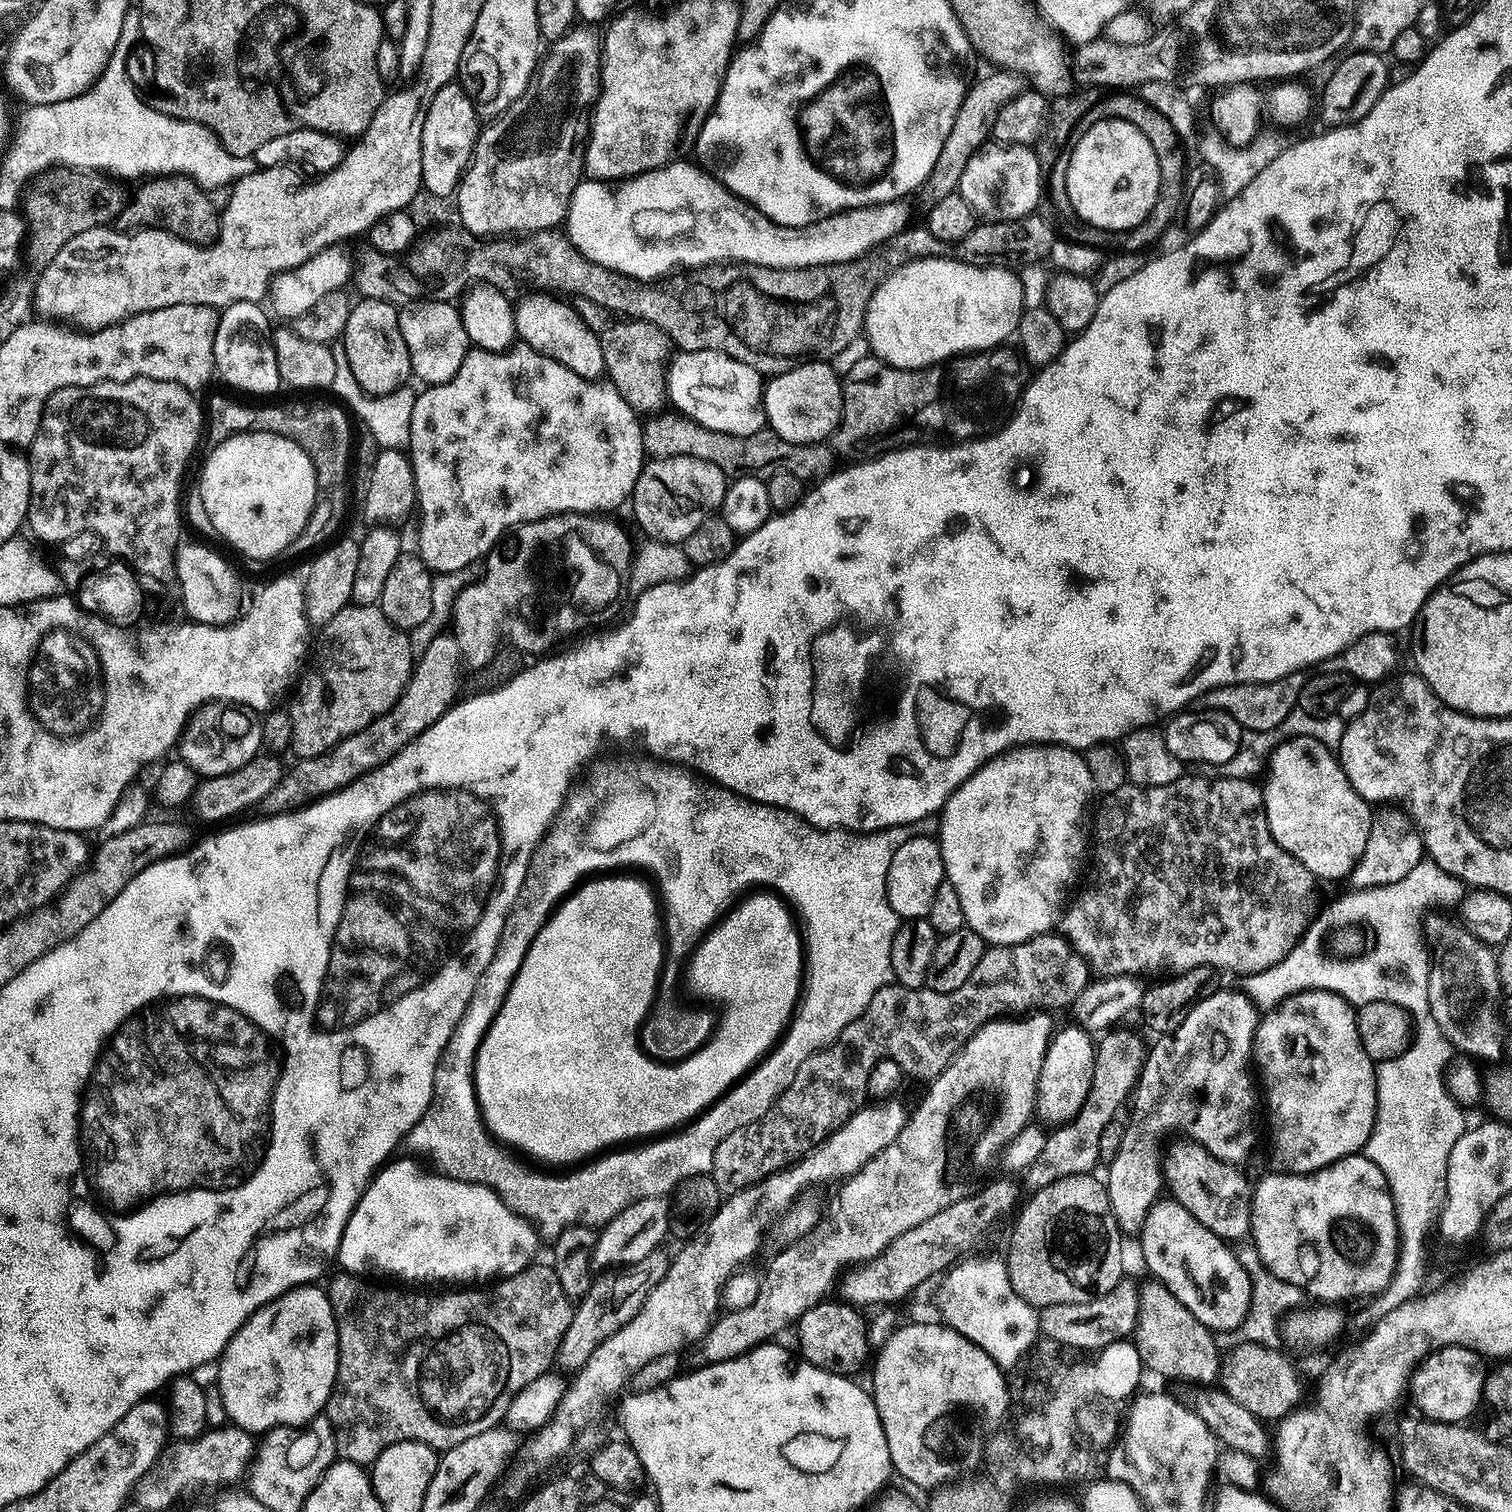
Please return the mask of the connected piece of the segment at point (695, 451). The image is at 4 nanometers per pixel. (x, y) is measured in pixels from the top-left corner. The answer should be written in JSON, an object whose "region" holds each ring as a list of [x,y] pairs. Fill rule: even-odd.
{"region":[[[656,414],[643,421],[644,450],[649,457],[689,456],[702,458],[702,462],[714,462],[725,477],[759,476],[769,478],[775,472],[785,472],[796,480],[819,482],[831,476],[837,467],[837,457],[827,443],[795,444],[778,438],[771,430],[761,430],[749,436],[735,436],[718,430],[710,430],[691,418],[677,418],[675,415]],[[833,456],[833,457],[832,457]],[[836,459],[836,460],[835,460]],[[836,464],[836,465],[835,465]]]}

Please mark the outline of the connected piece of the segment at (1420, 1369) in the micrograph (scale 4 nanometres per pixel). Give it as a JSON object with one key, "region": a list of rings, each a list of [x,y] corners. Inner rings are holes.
{"region":[[[1455,1344],[1438,1348],[1420,1361],[1410,1381],[1410,1400],[1416,1403],[1419,1415],[1437,1424],[1458,1424],[1467,1421],[1467,1416],[1476,1412],[1484,1400],[1484,1384],[1488,1381],[1489,1369],[1484,1368],[1485,1357],[1472,1348]]]}

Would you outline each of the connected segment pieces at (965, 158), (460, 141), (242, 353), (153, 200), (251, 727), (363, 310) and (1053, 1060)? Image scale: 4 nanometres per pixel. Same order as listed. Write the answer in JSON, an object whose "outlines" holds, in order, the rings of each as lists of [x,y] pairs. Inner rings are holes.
{"outlines":[[[[992,70],[989,76],[976,81],[973,79],[969,83],[968,92],[962,98],[962,106],[958,106],[954,126],[950,126],[950,134],[946,137],[946,143],[942,145],[942,154],[938,154],[938,162],[934,162],[934,170],[930,170],[926,182],[919,189],[918,197],[920,196],[924,206],[942,202],[942,198],[959,189],[962,173],[966,171],[966,162],[970,162],[970,158],[974,158],[976,151],[983,148],[989,139],[998,110],[1002,110],[1006,102],[1023,93],[1025,88],[1025,81],[1017,73],[1007,70]]],[[[459,82],[442,86],[442,90],[434,94],[422,126],[422,188],[429,197],[451,197],[459,188],[460,179],[472,163],[472,152],[481,131],[482,121]]],[[[238,302],[231,304],[229,308],[220,312],[218,330],[214,338],[214,362],[216,363],[215,375],[221,376],[232,388],[240,392],[253,392],[260,398],[268,398],[271,392],[281,391],[282,385],[278,374],[278,358],[274,358],[274,346],[272,345],[272,334],[274,324],[268,321],[269,313],[260,309],[259,303]]],[[[162,176],[148,178],[136,197],[116,215],[115,227],[122,232],[135,232],[141,228],[155,228],[163,225],[191,244],[215,244],[220,239],[220,212],[218,204],[211,200],[209,193],[194,180],[186,176]]],[[[211,702],[202,704],[192,713],[189,721],[180,733],[178,741],[179,759],[185,760],[201,777],[221,776],[227,772],[238,770],[246,766],[261,751],[264,735],[260,729],[261,717],[253,708],[245,708],[242,704],[229,704],[227,702]]],[[[357,299],[350,310],[350,318],[346,318],[342,346],[358,386],[362,386],[369,396],[385,396],[405,387],[413,379],[410,350],[406,350],[406,342],[398,326],[397,305],[384,300]]],[[[1079,1026],[1064,1028],[1051,1037],[1042,1062],[1042,1070],[1036,1083],[1036,1105],[1034,1112],[1041,1116],[1048,1126],[1061,1126],[1073,1120],[1086,1102],[1090,1082],[1094,1078],[1096,1044],[1093,1037]],[[1057,1035],[1057,1036],[1056,1036]]]]}

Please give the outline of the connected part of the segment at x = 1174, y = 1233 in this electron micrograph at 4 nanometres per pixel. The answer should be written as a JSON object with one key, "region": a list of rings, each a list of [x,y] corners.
{"region":[[[1171,1198],[1157,1199],[1150,1206],[1138,1239],[1144,1262],[1152,1271],[1149,1273],[1164,1284],[1202,1326],[1214,1334],[1231,1334],[1240,1326],[1250,1306],[1251,1280],[1229,1241],[1218,1238],[1218,1234],[1194,1218],[1186,1206]]]}

